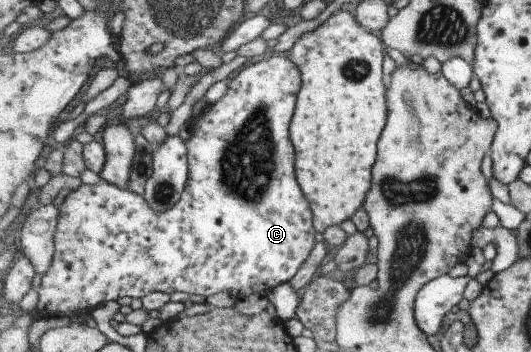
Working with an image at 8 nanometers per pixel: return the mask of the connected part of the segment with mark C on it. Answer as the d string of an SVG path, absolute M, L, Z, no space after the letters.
M276 52L266 59L244 67L228 85L226 94L214 104L207 113L198 117L198 121L192 129L192 136L188 142L189 156L189 179L183 195L169 211L157 213L143 195L133 193L129 188L121 189L116 185L111 185L102 180L95 185L84 182L75 190L71 190L69 195L60 205L61 217L57 225L55 237L54 263L51 269L42 276L38 289L40 298L37 305L36 316L67 316L73 319L75 316L89 313L99 305L105 305L111 301L117 301L129 296L143 298L149 293L163 291L163 293L187 293L187 295L201 295L201 297L211 297L215 293L227 291L233 297L249 297L249 295L266 296L269 291L278 285L287 283L293 279L304 267L305 261L312 255L313 248L316 247L317 230L313 223L312 202L305 197L304 189L301 189L300 181L296 176L296 149L294 148L291 136L292 119L296 112L298 96L301 85L304 83L300 66L288 55L288 53Z

